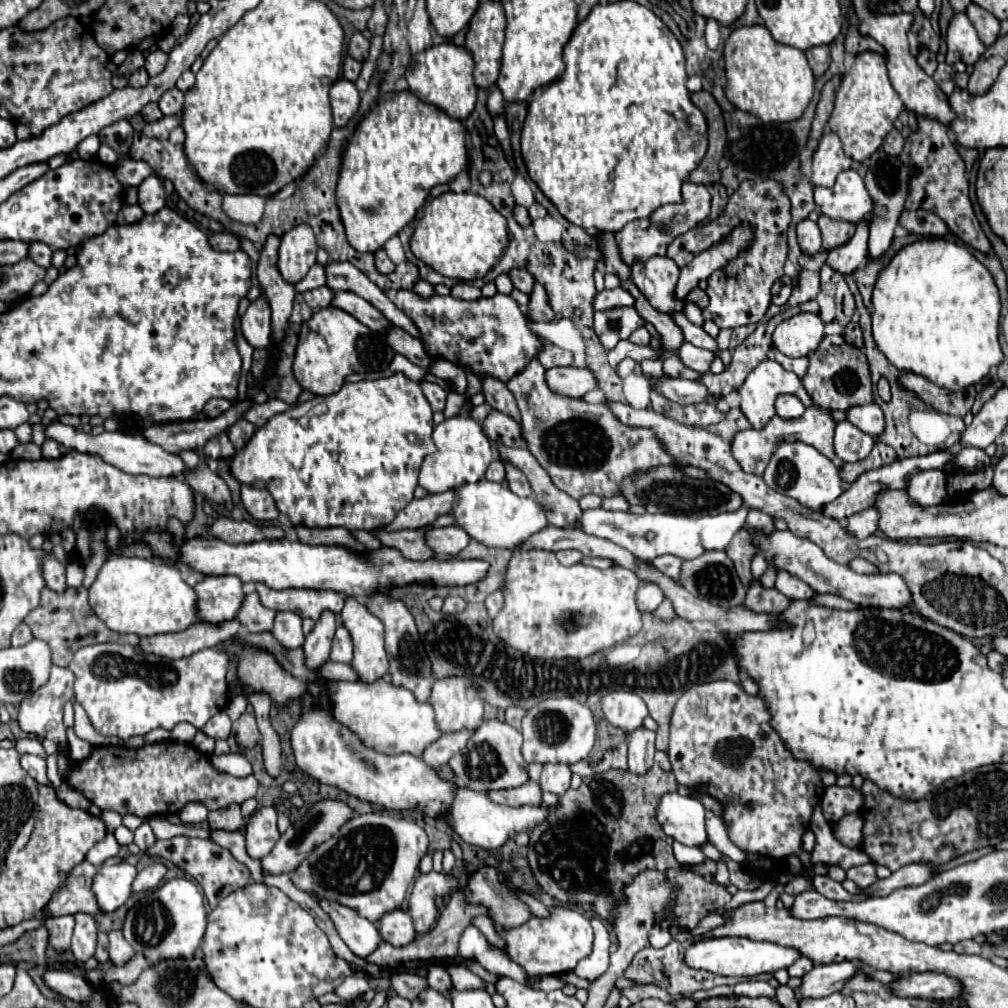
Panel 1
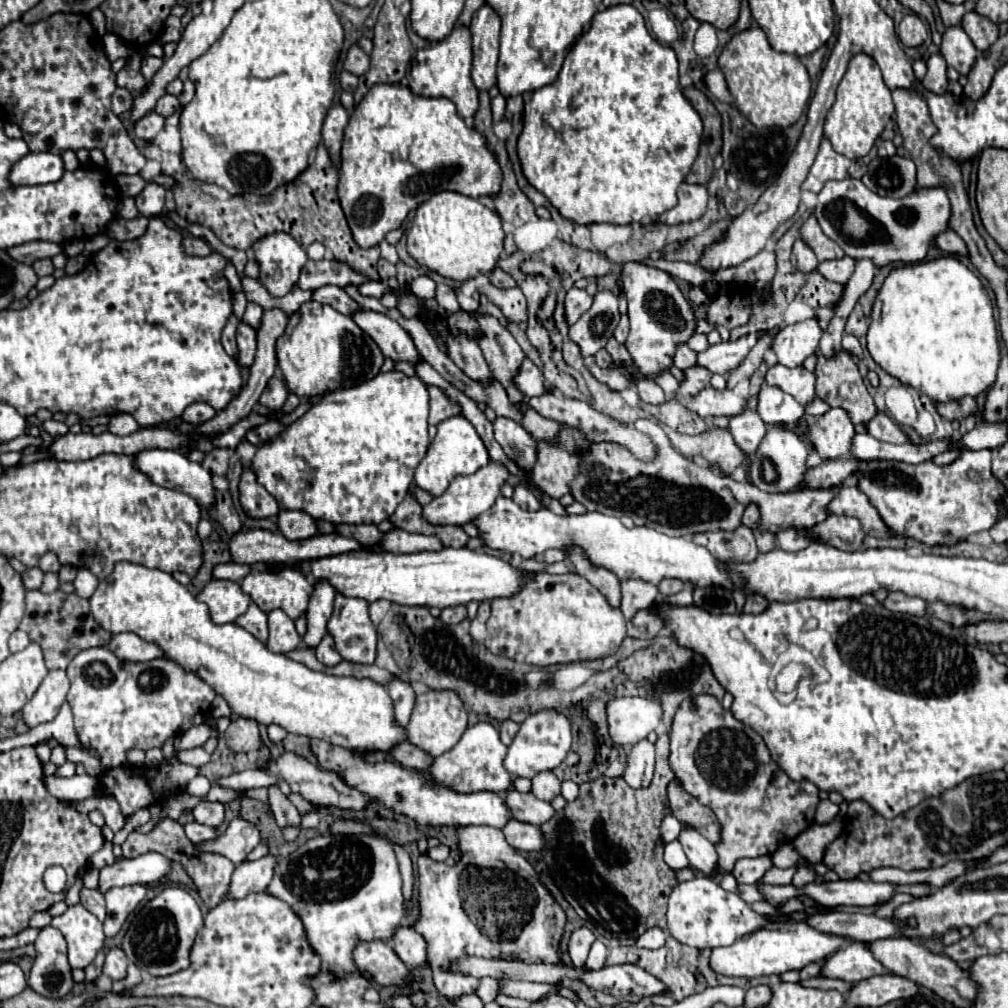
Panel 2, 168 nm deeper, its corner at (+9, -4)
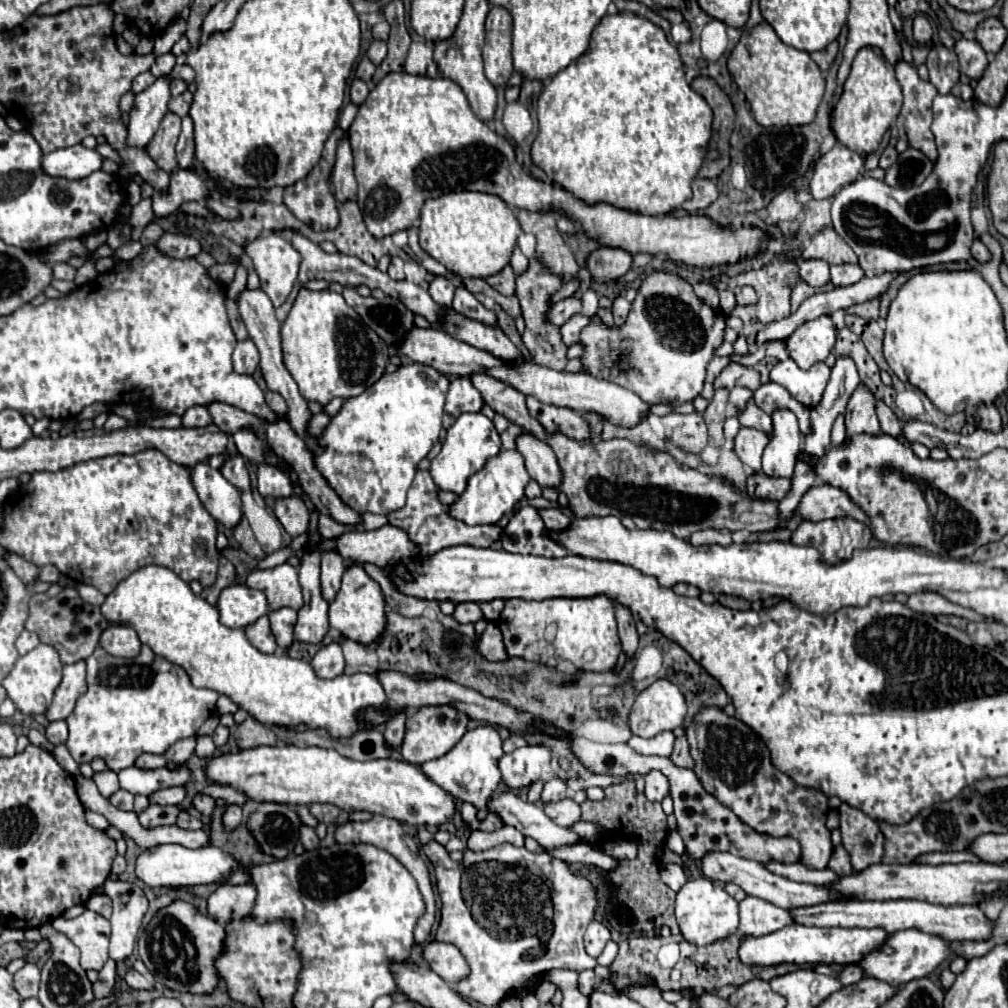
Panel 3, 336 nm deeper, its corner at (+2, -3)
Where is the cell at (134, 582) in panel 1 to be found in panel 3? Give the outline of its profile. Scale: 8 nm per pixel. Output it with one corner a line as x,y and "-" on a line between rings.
144,566
130,574
126,580
122,580
114,588
114,592
106,596
106,602
102,604
102,614
110,624
126,624
134,628
142,644
148,644
156,654
162,654
162,658
182,666
192,678
194,686
212,688
218,694
226,694
252,718
268,726
306,724
308,728
326,728
334,738
350,738
354,732
364,728
356,718
362,708
386,706
386,694
382,690
382,684
370,674
358,672
352,676
342,674
332,680
320,680
308,662
294,660
286,654
262,654
248,642
244,630
224,626
218,618
218,610
210,606
202,596
196,596
184,580
180,580
172,570
166,570
164,566

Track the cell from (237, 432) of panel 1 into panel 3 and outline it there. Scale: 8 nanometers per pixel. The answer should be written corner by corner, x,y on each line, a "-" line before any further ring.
316,414
312,420
310,420
310,434
312,436
318,436
328,424
330,424
330,414

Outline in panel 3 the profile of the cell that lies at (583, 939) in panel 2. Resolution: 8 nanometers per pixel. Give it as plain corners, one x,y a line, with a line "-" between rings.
594,920
594,922
588,926
586,936
584,936
586,952
588,952
592,958
598,958
608,940
610,940
610,930
608,930
602,922
596,922
596,920

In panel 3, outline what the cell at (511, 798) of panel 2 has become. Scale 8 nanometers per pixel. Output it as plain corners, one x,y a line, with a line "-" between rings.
564,798
556,804
544,806
544,812
558,824
558,826
572,826
580,820
582,810
580,804
576,804
572,798

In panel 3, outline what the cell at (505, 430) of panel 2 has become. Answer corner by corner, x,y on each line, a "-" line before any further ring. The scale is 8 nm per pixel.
522,434
516,444
518,452
526,460
530,478
536,480
542,488
560,488
562,470
558,466
554,450
532,434

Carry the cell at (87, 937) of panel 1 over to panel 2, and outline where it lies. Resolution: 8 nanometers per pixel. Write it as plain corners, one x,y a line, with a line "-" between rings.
73,905
63,915
53,917
51,925
57,927
67,941
71,967
85,969
103,947
105,935
101,923
81,905

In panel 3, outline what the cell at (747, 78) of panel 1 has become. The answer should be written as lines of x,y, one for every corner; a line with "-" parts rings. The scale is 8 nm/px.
760,22
752,30
744,32
736,48
732,50
728,58
728,72
738,84
738,88
746,94
746,100
750,102
752,114
758,124
762,126
800,126
810,124
816,118
816,108
822,102
824,96
824,78
818,70
818,64
810,58
808,52
796,50
792,46
786,46
774,32
774,28
768,22

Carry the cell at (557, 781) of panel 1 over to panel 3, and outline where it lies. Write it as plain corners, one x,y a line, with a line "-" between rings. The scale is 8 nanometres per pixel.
552,778
550,782
546,782
540,802
550,804
550,802
558,802
562,798
566,798
566,784
560,778

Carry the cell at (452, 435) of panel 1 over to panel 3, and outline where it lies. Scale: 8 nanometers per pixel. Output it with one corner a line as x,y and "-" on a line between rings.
460,414
458,420
448,428
446,440
442,444
440,454
430,462
430,476
440,490
450,490
462,494
466,490
466,482
472,474
482,470
488,458
500,452
500,434
494,428
494,422
484,414

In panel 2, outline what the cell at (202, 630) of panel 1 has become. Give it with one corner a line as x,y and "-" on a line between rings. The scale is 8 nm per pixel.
119,633
113,635
111,643
107,645
119,659
125,661
151,661
151,659
159,659
165,657
163,649
155,643
147,643
143,639
139,639
135,633

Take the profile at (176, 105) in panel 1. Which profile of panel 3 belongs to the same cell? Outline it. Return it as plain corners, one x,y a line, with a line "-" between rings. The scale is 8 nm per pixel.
186,90
184,94
172,98
168,108
170,108
170,112
174,112
174,114
178,114
178,116
186,116
188,110
190,110
190,104
192,104
192,92

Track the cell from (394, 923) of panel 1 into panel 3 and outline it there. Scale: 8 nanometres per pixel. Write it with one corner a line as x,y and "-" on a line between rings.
430,942
424,946
424,960
446,982
456,984
470,976
470,966
462,952
452,944

